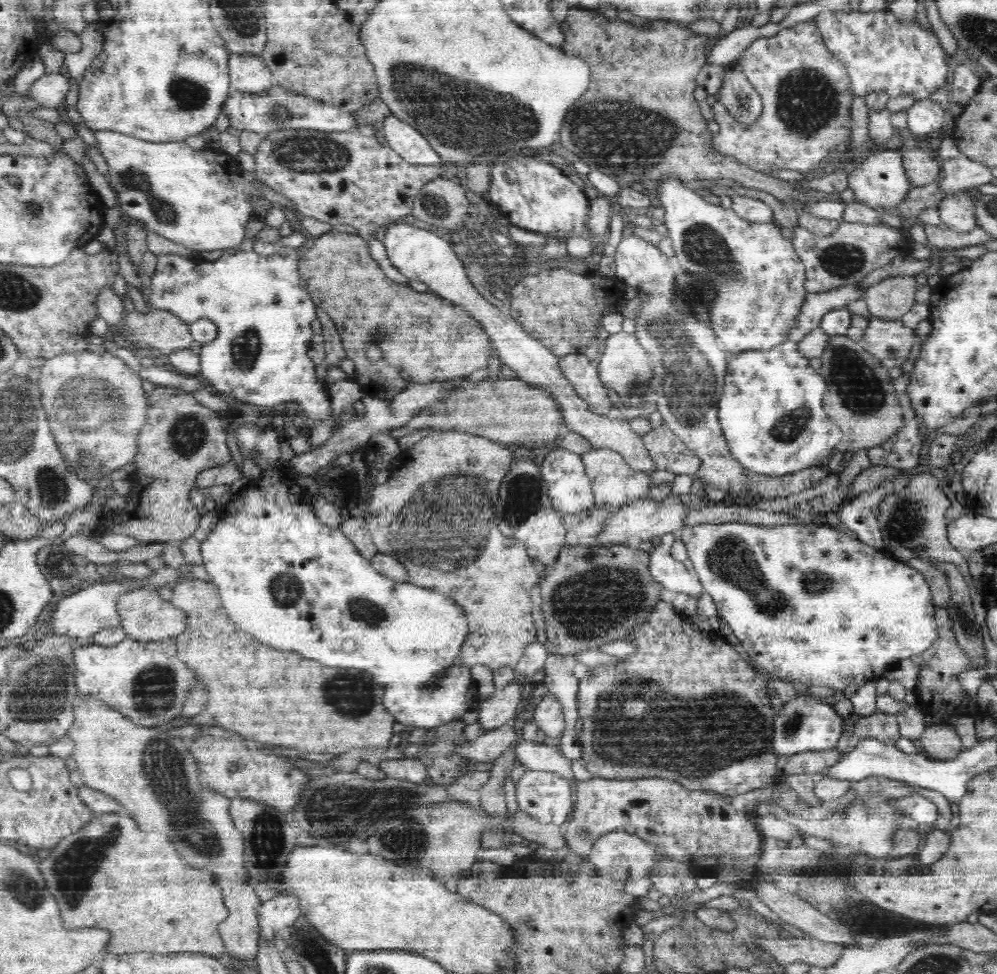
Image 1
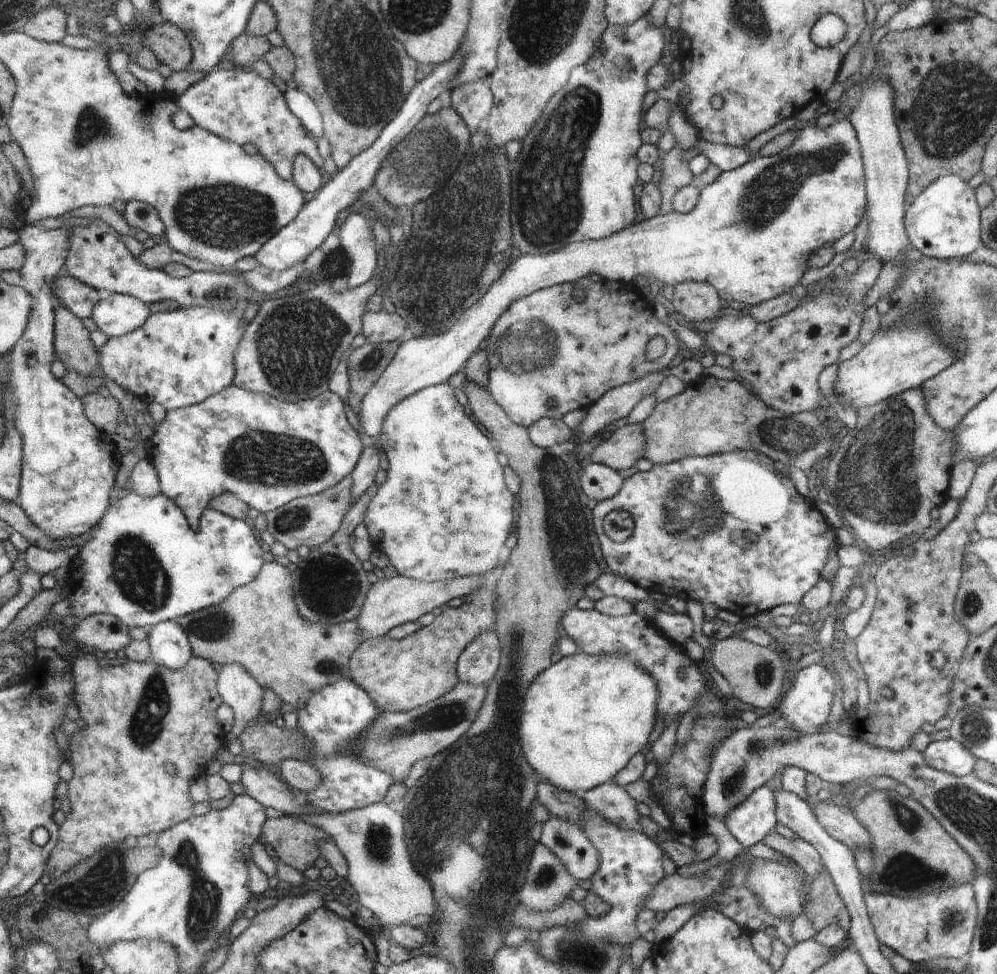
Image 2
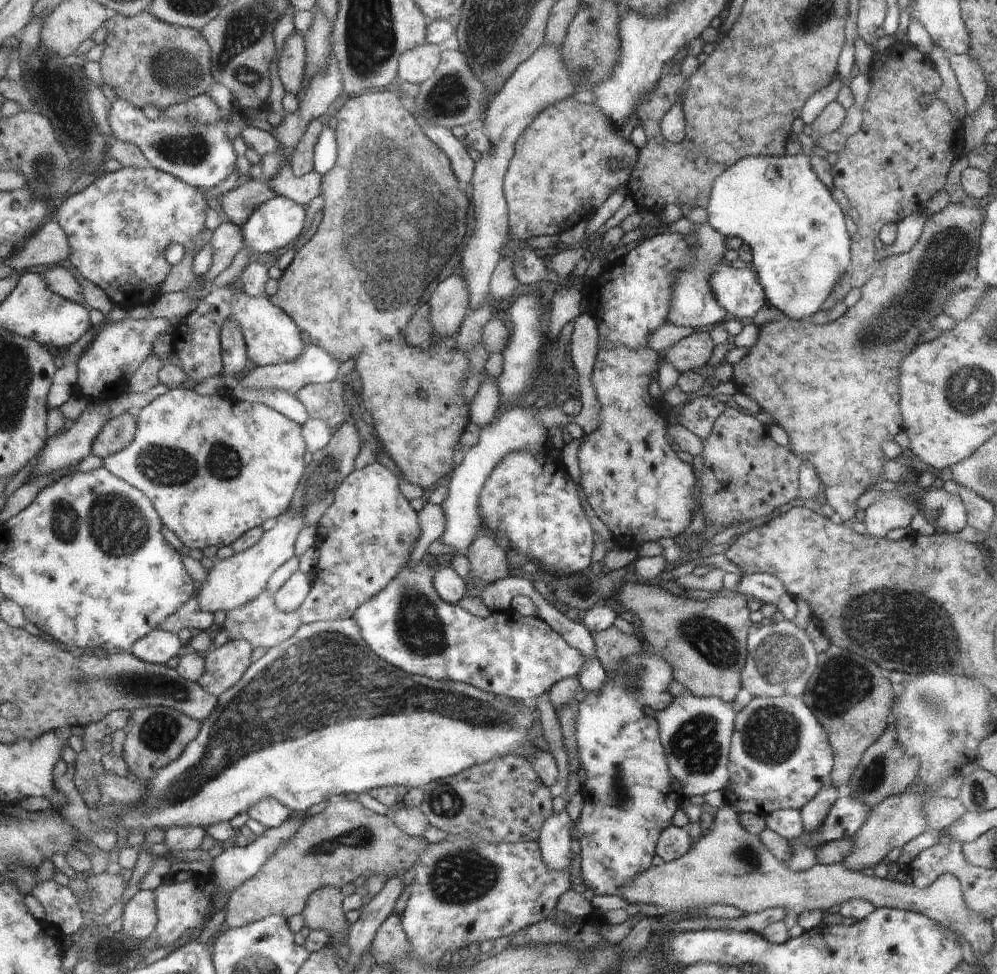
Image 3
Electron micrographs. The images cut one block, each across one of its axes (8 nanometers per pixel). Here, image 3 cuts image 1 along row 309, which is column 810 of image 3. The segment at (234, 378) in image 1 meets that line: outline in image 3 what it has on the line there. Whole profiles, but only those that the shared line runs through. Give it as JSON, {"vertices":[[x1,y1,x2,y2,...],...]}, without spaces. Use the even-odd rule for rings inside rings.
{"vertices":[[813,153,800,154,791,156,772,156,772,158,764,158,764,156,748,156,736,162,732,166,732,170,726,169,726,172,720,174,714,182,714,188,711,190,710,204,705,208,708,215,708,224,714,227,714,230,720,231,724,236,738,237,744,242,745,248,748,249,753,257,753,264,756,276,760,279,760,284,764,287,767,294,767,302,774,308,777,308,782,314,791,319,808,319,822,310,822,306,826,304,827,298,834,288,842,280,843,274,847,272,848,264,850,264,850,238,844,226,844,214,838,206,838,202,832,198,830,188,824,186,816,176,815,170,812,170,810,155]]}

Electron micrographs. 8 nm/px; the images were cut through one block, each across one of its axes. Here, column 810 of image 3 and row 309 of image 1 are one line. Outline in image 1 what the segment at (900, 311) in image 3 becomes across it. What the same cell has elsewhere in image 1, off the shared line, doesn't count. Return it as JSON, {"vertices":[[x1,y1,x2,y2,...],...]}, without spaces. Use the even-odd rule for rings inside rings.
{"vertices":[[330,230,326,234,309,238,296,250,301,285,312,295,317,308,322,309,334,320,347,358,355,364,355,374,351,379,360,384,364,395,392,400,409,385,408,382,426,384,460,379,488,366,493,343,484,327,478,324,478,320,470,316,462,306,447,301,436,293,418,292,410,285,396,284,390,278,386,278,381,266,373,259,373,241,366,242,359,234],[371,344,378,345,382,351,382,359,368,359,366,350]]}

